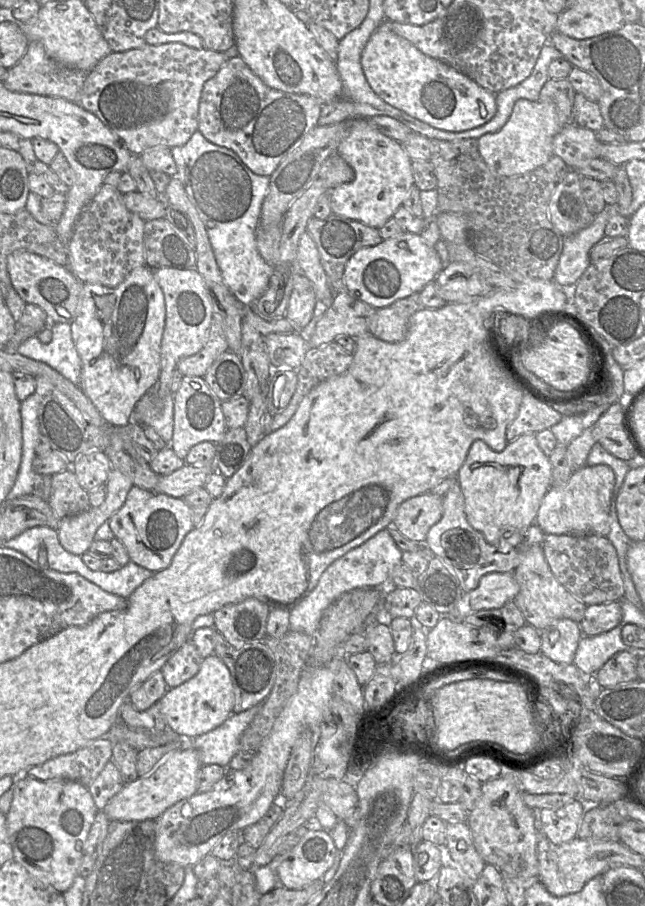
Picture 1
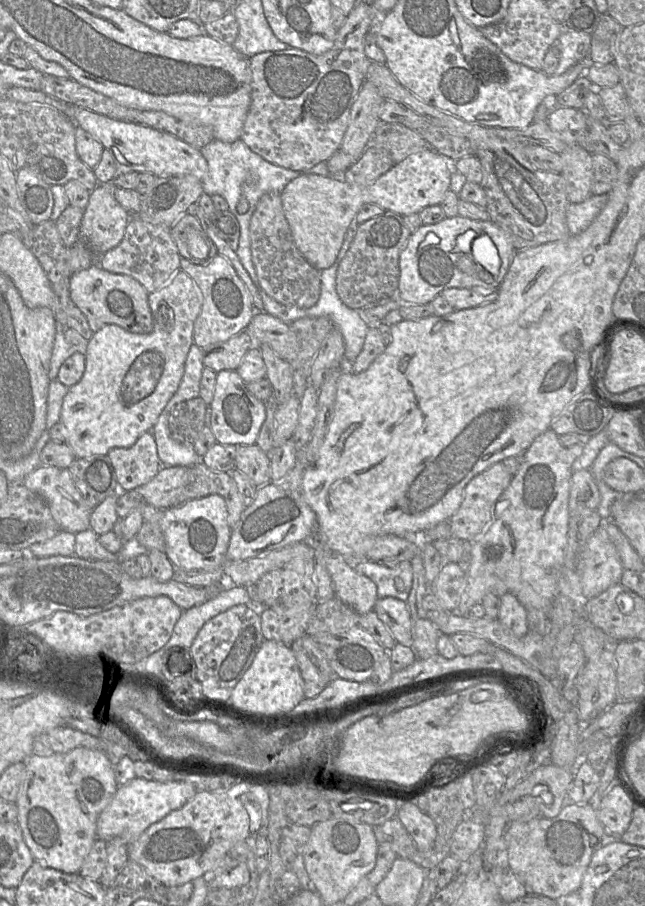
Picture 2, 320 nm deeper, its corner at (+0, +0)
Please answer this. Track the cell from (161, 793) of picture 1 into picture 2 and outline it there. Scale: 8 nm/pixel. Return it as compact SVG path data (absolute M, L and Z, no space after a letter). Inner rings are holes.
M135 777L118 787L109 804L99 814L97 837L106 842L120 837L129 846L152 824L185 805L196 792L195 787L186 782L159 782Z

